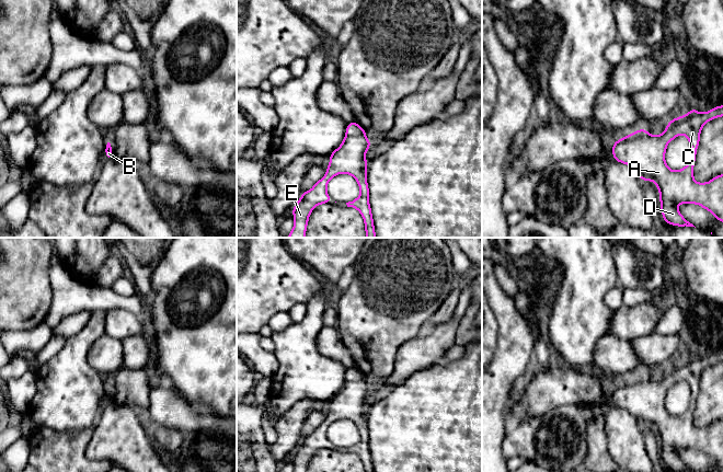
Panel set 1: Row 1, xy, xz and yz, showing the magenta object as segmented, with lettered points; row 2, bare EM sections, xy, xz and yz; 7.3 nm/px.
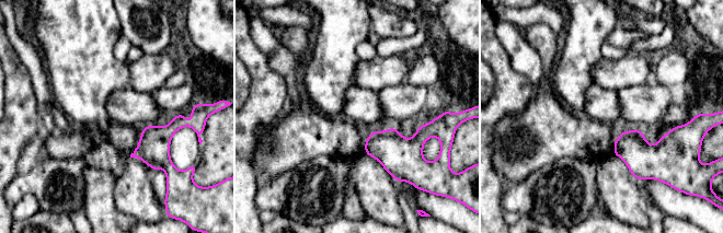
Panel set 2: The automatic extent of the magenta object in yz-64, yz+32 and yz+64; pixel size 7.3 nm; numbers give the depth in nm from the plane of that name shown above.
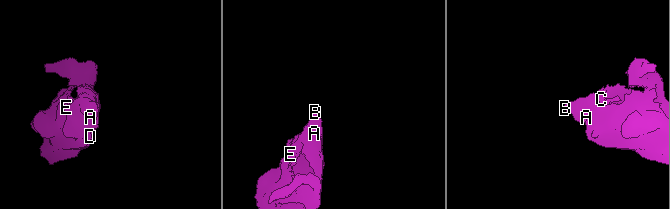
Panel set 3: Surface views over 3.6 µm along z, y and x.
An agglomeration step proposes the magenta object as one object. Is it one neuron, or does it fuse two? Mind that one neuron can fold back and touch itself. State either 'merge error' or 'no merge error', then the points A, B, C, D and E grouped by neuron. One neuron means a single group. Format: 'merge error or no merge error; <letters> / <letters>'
no merge error; A B C D E

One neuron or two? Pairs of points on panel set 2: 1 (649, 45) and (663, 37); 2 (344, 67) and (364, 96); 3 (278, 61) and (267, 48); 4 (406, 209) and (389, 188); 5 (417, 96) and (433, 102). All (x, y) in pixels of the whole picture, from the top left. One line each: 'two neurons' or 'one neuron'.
1: one neuron
2: two neurons
3: one neuron
4: two neurons
5: two neurons

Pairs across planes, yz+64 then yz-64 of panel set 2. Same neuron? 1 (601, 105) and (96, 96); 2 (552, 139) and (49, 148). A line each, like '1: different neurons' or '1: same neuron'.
1: different neurons
2: same neuron

